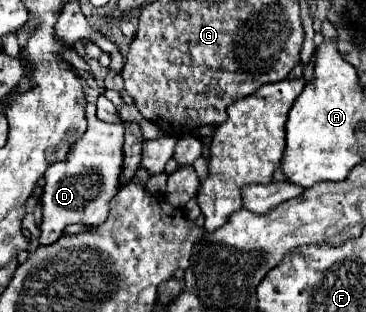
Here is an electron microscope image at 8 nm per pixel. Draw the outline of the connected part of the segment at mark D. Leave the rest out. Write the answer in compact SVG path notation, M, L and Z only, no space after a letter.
M86 111L88 129L74 143L64 161L56 161L46 169L46 185L42 191L42 233L38 241L42 245L54 243L64 235L64 227L72 223L100 225L110 211L110 201L122 187L122 163L124 163L124 125L112 125L98 121L94 111Z

